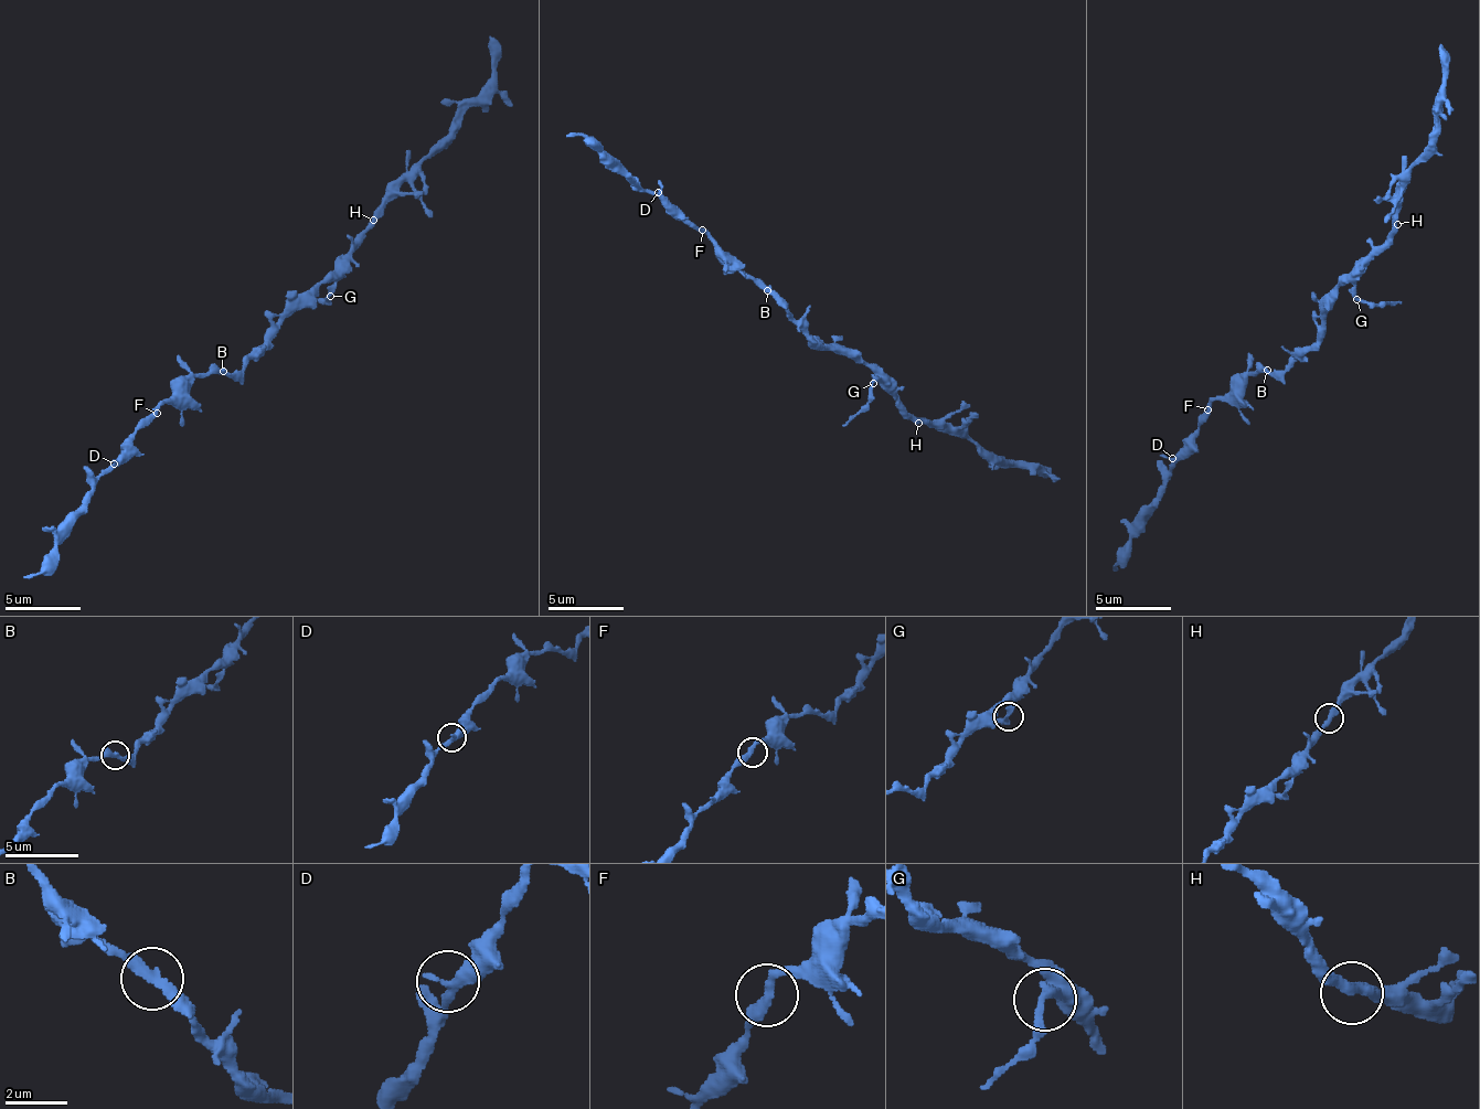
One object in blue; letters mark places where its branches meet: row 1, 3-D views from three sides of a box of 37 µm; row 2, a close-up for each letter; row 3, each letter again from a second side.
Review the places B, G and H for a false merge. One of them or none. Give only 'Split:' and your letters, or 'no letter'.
Split: no letter

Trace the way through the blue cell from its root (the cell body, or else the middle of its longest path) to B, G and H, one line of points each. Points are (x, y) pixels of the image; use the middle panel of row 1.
B: (811, 338), (768, 289)
G: (811, 338), (823, 345), (843, 344), (874, 374), (873, 383)
H: (811, 338), (823, 345), (843, 344), (918, 423)

